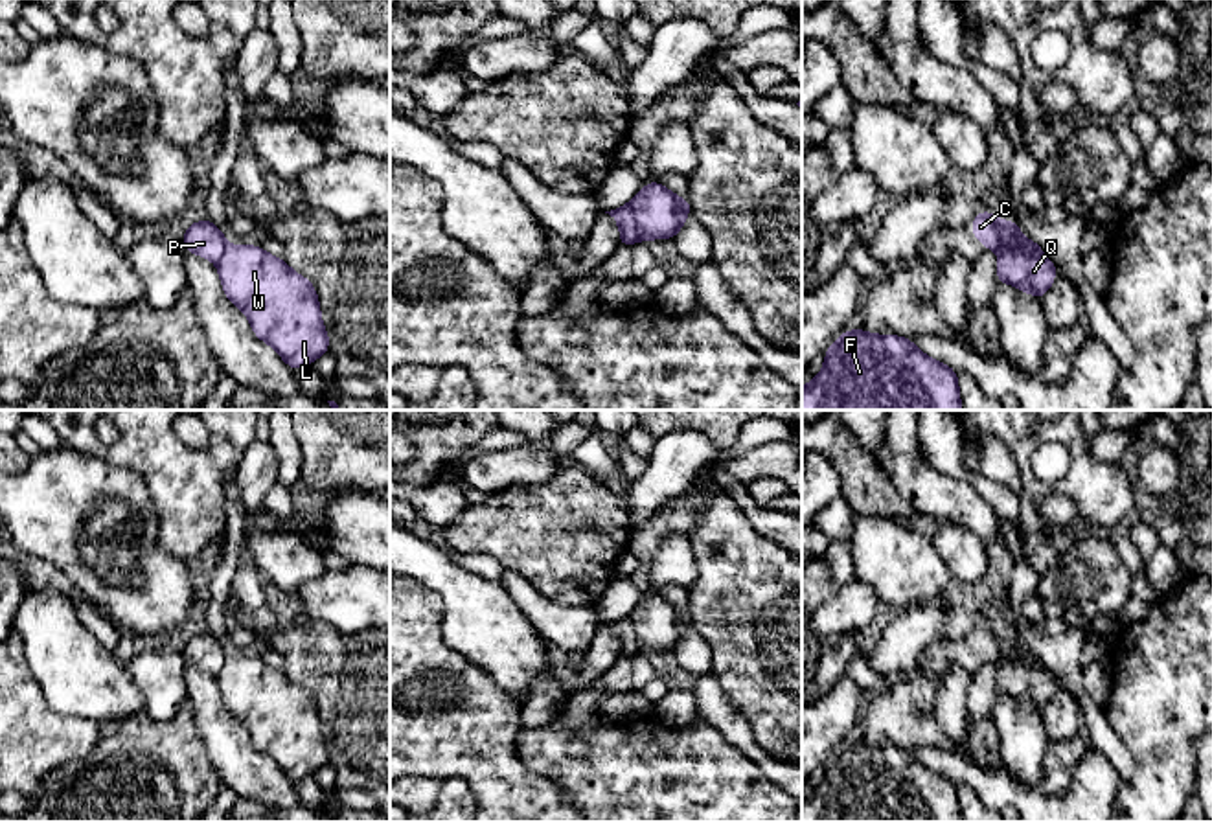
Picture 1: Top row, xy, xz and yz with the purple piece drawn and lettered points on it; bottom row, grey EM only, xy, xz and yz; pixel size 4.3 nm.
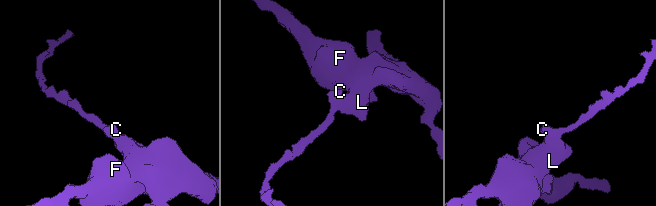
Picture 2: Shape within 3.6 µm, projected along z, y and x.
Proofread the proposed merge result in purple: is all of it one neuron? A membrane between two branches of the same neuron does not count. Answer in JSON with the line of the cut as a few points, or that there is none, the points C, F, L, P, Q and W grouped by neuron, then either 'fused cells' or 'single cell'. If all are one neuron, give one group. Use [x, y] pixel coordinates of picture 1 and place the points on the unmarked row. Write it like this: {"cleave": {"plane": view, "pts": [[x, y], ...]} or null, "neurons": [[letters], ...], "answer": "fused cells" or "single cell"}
{"cleave": {"plane": "yz", "pts": [[999, 662], [1043, 668]]}, "neurons": [["C", "P"], ["F", "L", "Q", "W"]], "answer": "fused cells"}

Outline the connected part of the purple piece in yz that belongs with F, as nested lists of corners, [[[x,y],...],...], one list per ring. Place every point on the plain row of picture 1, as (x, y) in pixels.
[[[842,743],[826,761],[820,785],[802,798],[802,822],[962,822],[956,783],[920,763],[910,750]]]

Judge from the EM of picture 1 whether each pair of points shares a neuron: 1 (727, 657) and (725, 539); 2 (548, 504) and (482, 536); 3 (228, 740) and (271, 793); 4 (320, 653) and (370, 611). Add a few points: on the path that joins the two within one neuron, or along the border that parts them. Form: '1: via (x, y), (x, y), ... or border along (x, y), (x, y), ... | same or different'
1: via (727, 627), (727, 569) | same
2: via (532, 521), (526, 526), (499, 526) | same
3: via (232, 753), (260, 780) | same
4: border along (309, 620), (320, 620), (344, 633), (370, 627) | different

